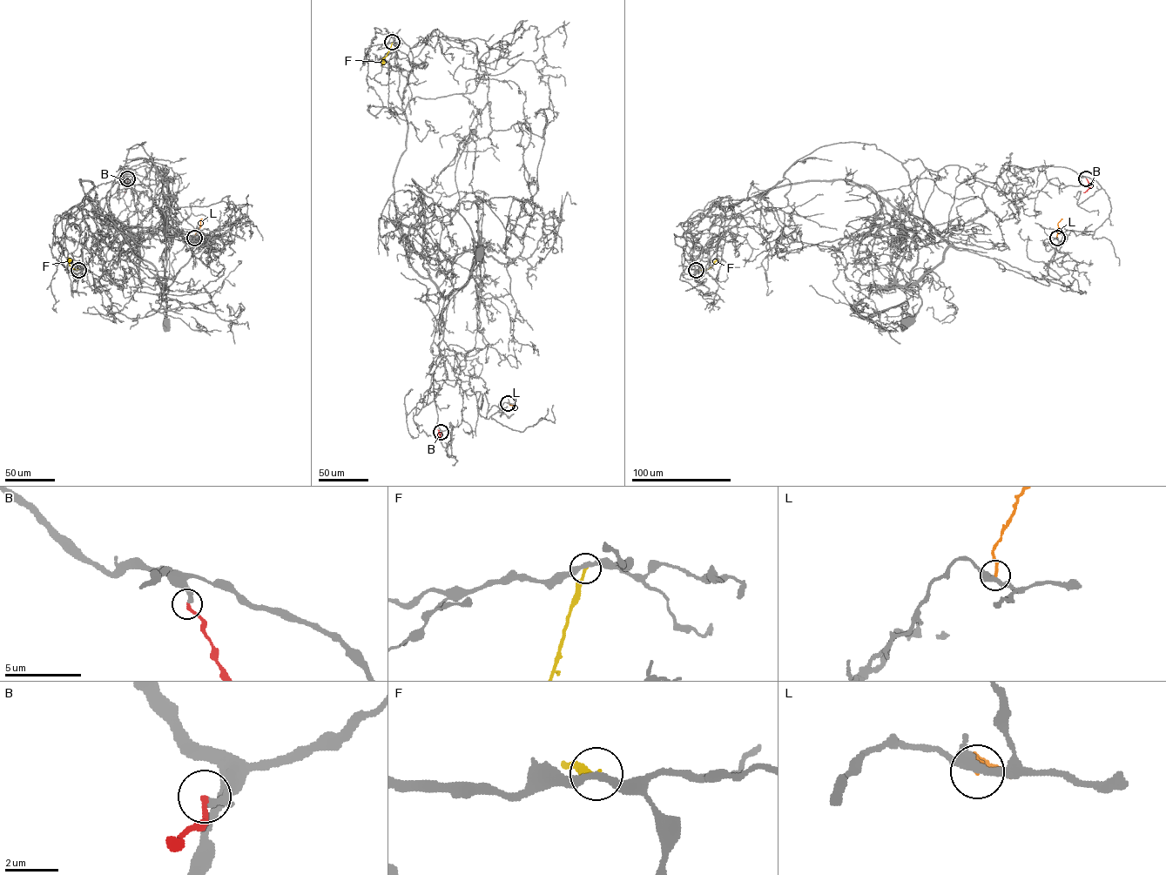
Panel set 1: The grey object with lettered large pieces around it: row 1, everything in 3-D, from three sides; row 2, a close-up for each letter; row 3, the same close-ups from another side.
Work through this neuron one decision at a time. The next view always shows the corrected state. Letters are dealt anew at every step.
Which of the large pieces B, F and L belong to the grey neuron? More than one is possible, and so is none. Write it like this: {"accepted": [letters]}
{"accepted": ["B"]}

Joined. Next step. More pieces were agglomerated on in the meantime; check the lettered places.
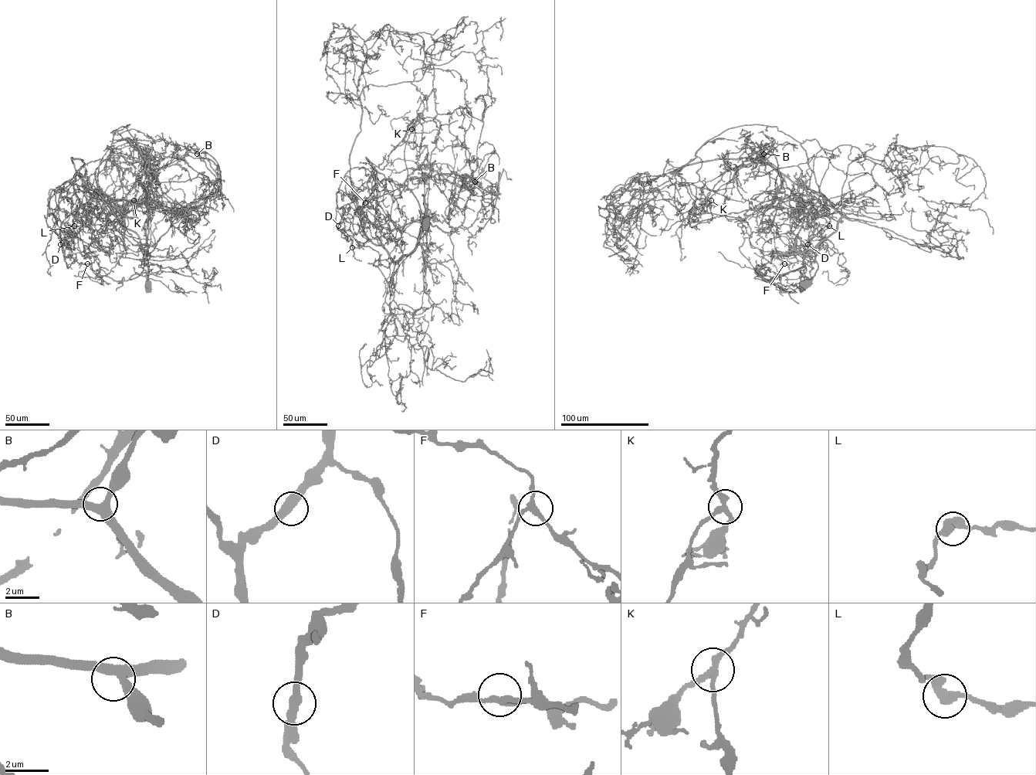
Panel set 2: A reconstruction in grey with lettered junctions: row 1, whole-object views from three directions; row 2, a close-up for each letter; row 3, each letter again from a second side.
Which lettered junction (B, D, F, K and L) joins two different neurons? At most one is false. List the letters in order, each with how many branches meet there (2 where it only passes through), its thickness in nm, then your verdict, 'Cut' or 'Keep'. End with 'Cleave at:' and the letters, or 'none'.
B: Branches: 3. Thickness 400 nm. Keep
D: Branches: 2. Thickness 400 nm. Keep
F: Branches: 3. Thickness 240 nm. Keep
K: Branches: 3. Thickness 280 nm. Cut
L: Branches: 2. Thickness 340 nm. Keep
Cleave at: K

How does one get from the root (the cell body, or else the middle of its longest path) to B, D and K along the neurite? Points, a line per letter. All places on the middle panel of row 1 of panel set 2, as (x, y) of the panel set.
B: (424, 222), (426, 236), (428, 222), (448, 232), (470, 226), (482, 206), (496, 196), (499, 198), (475, 181)
D: (424, 222), (427, 236), (427, 218), (417, 247), (397, 263), (381, 246), (357, 241), (338, 229), (338, 226)
K: (424, 222), (426, 236), (428, 222), (466, 229), (496, 195), (448, 181), (427, 146), (416, 156), (411, 129)

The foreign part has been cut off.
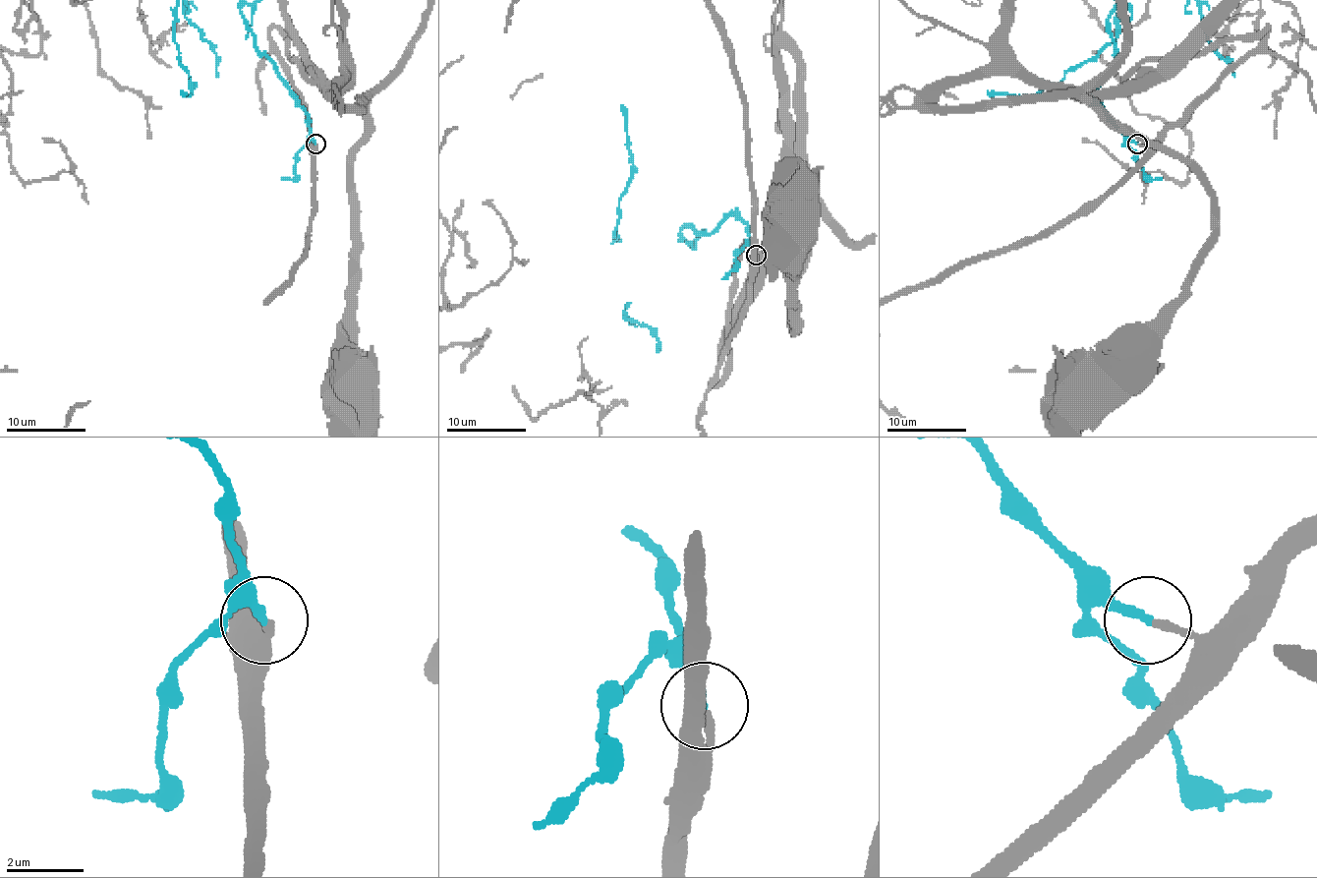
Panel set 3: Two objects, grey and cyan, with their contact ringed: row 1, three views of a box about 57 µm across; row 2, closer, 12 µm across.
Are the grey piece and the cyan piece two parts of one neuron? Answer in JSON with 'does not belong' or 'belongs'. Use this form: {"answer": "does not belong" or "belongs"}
{"answer": "belongs"}

